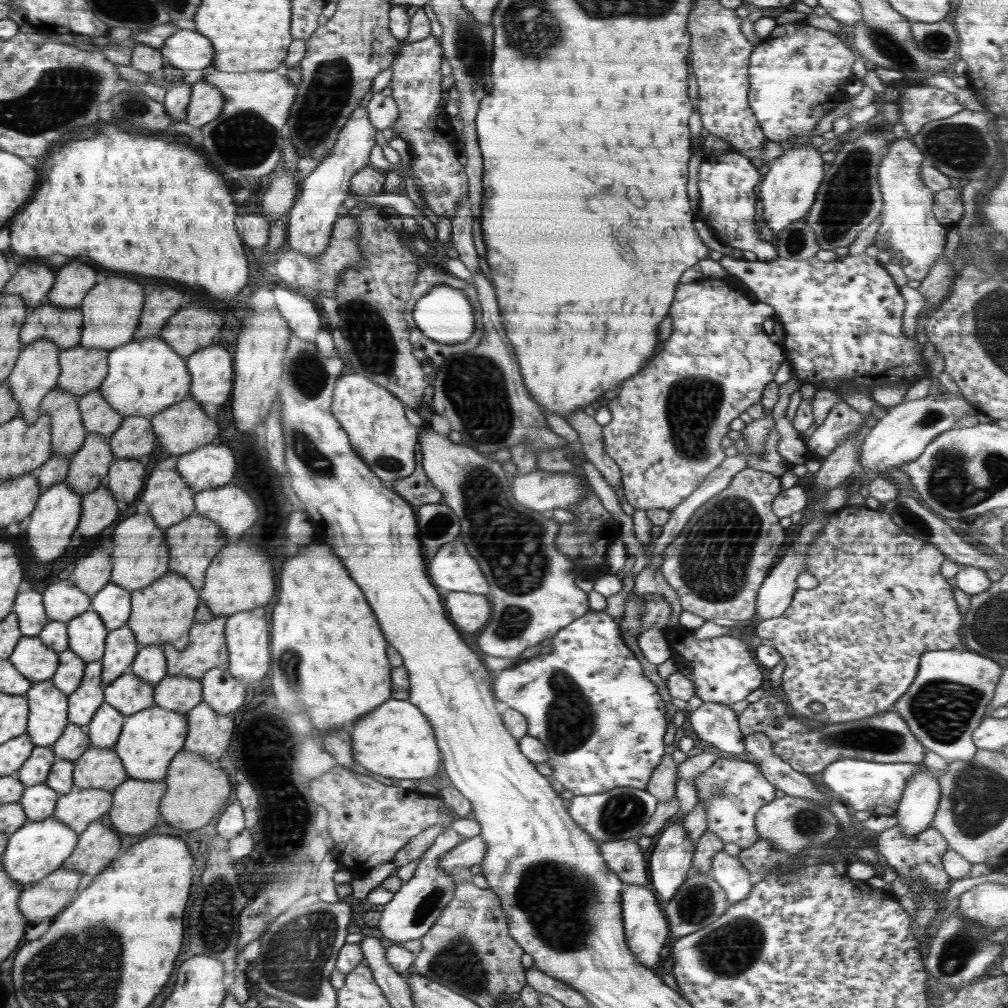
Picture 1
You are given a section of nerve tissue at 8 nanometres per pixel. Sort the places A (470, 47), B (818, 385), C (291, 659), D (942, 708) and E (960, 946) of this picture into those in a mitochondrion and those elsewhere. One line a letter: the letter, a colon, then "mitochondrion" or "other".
A: mitochondrion
B: other
C: mitochondrion
D: mitochondrion
E: mitochondrion

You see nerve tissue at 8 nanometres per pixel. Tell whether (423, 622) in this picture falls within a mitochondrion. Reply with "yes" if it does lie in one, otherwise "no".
no

